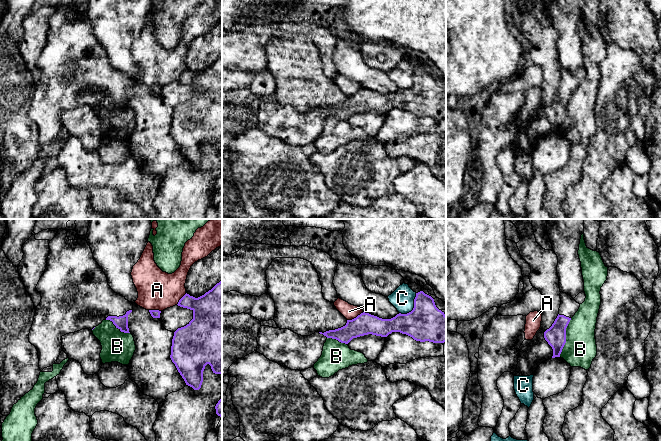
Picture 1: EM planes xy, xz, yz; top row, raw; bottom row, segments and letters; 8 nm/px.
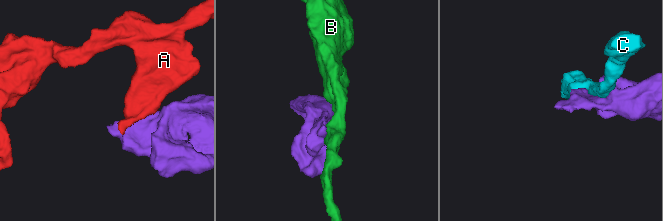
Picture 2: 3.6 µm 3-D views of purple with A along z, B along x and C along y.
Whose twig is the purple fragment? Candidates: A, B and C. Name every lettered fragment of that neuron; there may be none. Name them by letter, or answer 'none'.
none

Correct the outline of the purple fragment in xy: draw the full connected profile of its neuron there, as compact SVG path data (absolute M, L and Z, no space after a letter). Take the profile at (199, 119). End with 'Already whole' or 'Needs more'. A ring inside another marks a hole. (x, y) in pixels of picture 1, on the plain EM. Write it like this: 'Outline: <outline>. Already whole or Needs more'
Outline: M222 57L198 74L186 69L177 81L192 86L193 95L174 108L170 134L186 161L199 166L207 140L213 149L222 150Z. Already whole

